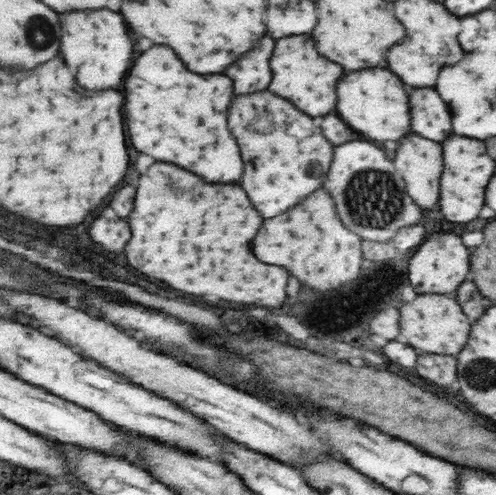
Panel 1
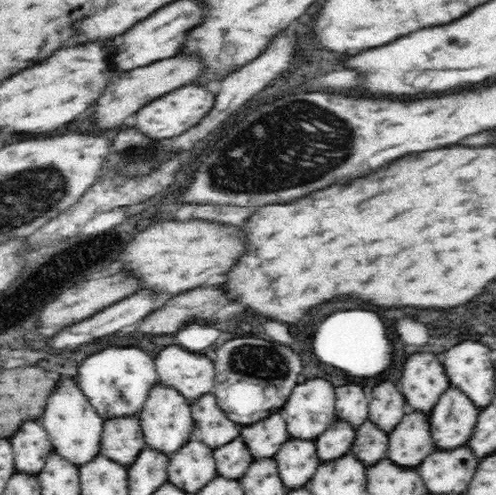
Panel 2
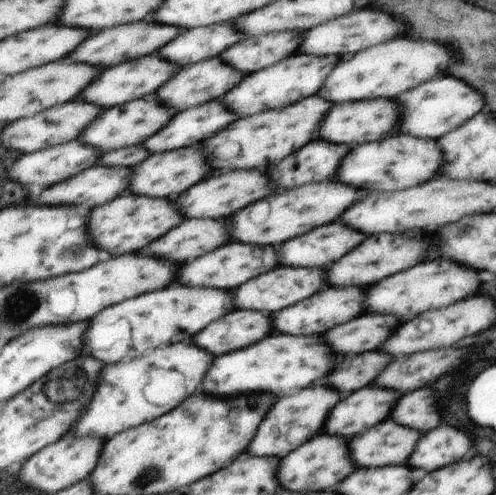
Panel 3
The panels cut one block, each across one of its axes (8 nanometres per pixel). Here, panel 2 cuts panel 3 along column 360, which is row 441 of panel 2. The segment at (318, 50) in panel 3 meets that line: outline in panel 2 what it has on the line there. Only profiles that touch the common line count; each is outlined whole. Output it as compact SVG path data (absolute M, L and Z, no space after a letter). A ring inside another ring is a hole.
M24 422L16 436L10 438L14 448L14 466L16 472L40 472L44 462L52 452L50 438L38 422Z

